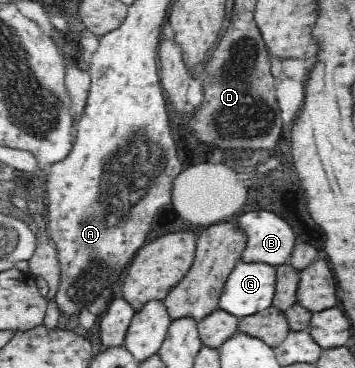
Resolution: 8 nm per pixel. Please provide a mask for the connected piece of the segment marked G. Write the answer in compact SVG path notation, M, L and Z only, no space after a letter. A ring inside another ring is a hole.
M240 261L228 276L219 309L236 318L260 313L272 305L276 282L274 267Z

